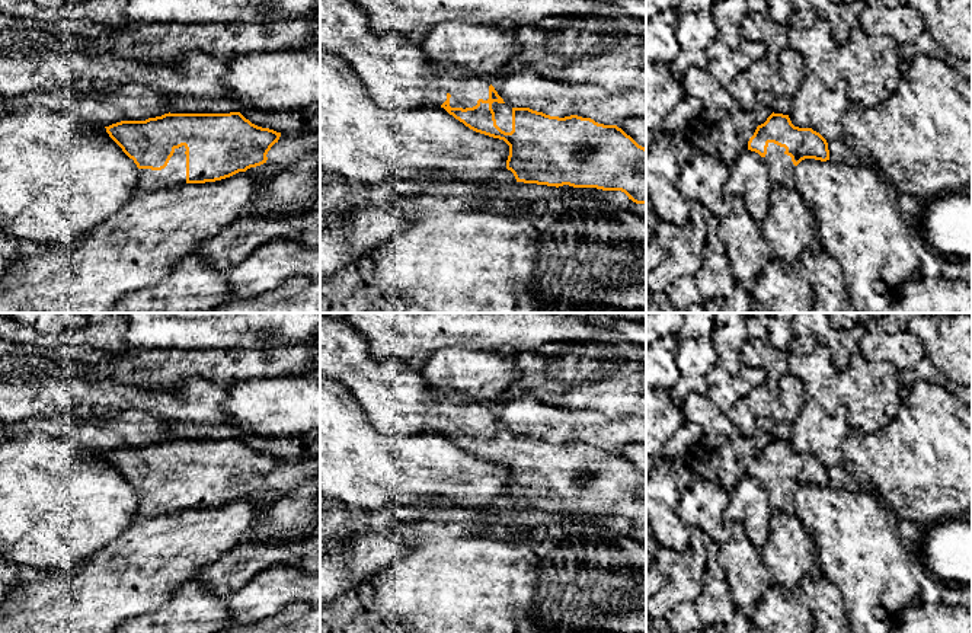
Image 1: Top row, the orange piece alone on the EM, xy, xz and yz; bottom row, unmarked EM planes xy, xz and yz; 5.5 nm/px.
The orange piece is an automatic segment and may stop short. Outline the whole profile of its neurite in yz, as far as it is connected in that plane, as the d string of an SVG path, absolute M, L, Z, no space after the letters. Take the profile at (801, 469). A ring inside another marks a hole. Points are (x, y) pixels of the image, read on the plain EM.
M774 438L757 453L748 476L765 485L773 511L786 514L794 514L794 493L802 486L829 486L828 469L819 458L794 453L789 441Z

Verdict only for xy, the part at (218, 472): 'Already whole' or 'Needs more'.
Needs more

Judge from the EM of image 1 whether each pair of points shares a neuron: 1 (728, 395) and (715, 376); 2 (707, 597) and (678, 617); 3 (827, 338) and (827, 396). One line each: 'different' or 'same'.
1: same
2: same
3: different

